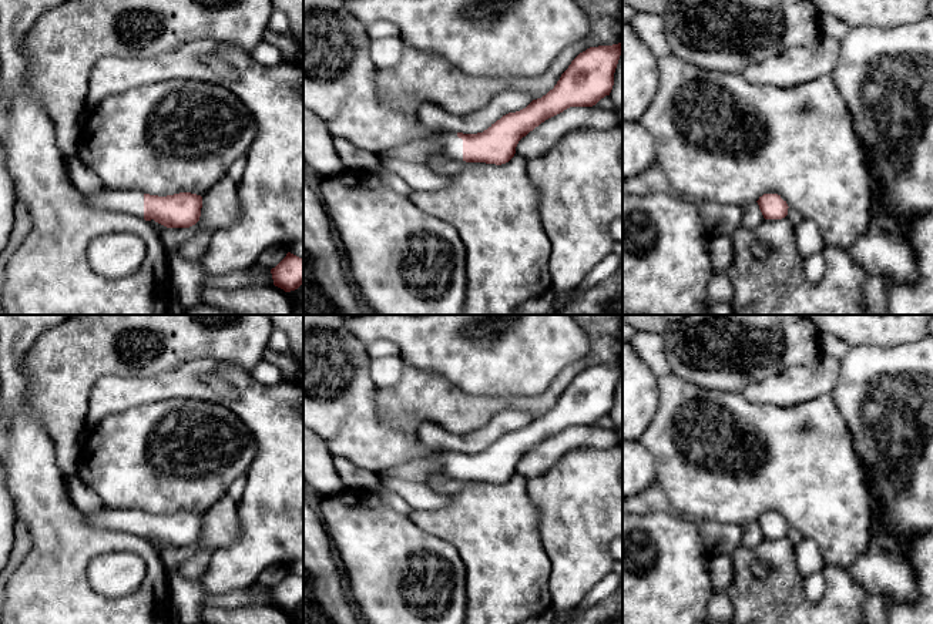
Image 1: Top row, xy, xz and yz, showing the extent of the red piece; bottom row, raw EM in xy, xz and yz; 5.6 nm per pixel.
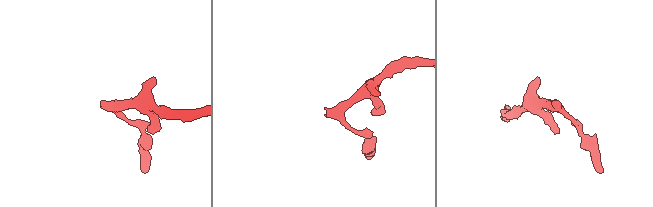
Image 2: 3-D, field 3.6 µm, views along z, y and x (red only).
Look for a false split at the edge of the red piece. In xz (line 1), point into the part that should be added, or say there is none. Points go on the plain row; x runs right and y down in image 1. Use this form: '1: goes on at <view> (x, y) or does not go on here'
1: goes on at xz (447, 462)

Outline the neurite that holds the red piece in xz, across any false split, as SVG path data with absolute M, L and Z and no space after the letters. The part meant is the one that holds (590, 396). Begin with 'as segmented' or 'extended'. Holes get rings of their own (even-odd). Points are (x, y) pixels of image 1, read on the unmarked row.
extended; M622 360L590 366L571 380L553 409L533 419L526 427L503 435L483 452L436 452L382 472L379 479L427 483L429 477L439 472L454 480L506 483L514 476L518 460L546 439L570 426L593 426L610 415L621 373Z

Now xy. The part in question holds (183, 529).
extended; M108 509L85 514L88 524L100 530L132 533L145 540L154 539L167 547L189 547L199 540L202 516L179 511L167 516L135 509Z

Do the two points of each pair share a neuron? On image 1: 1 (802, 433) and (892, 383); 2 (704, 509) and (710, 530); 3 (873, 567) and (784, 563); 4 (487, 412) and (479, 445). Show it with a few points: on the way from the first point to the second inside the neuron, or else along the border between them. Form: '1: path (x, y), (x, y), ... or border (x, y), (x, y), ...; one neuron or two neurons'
1: border (831, 393), (853, 443); two neurons
2: border (697, 519), (739, 526); two neurons
3: border (846, 569), (866, 597); two neurons
4: border (490, 420), (463, 433), (452, 432); two neurons

